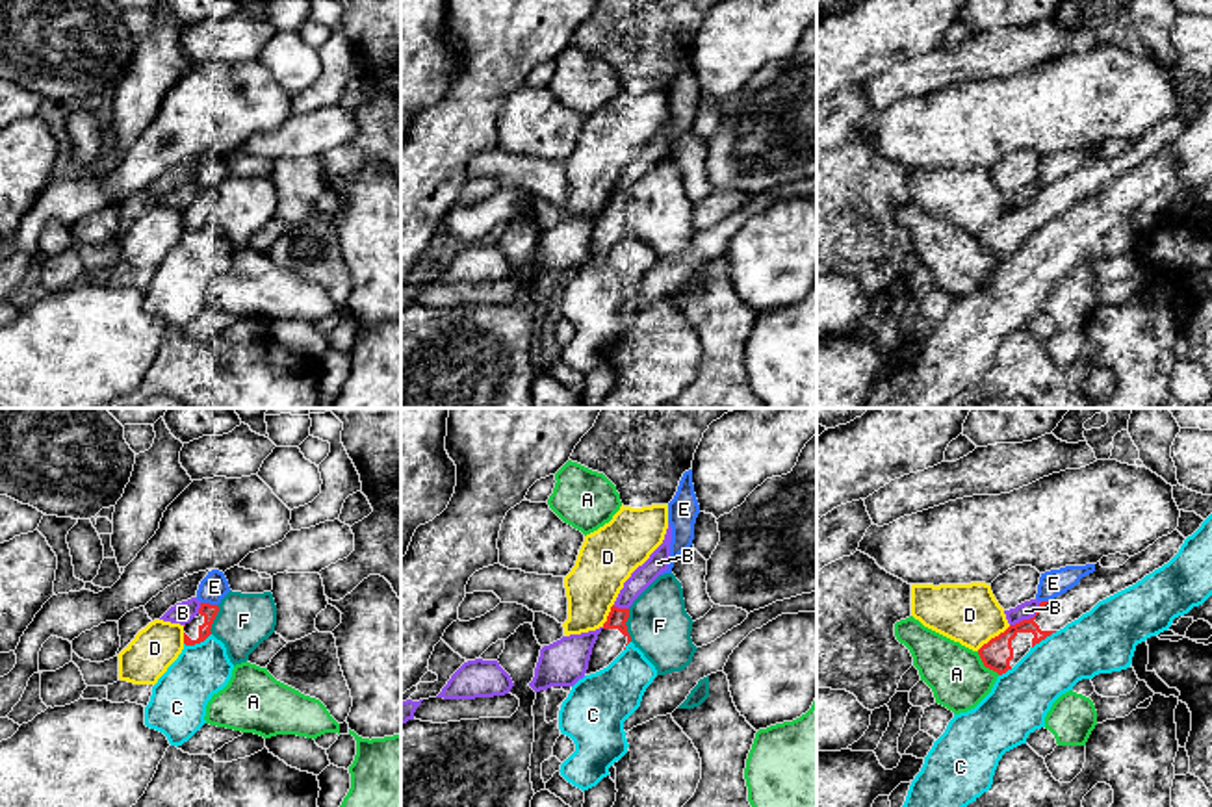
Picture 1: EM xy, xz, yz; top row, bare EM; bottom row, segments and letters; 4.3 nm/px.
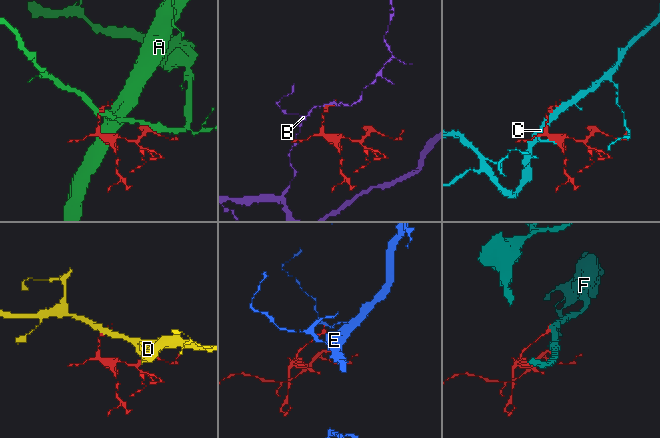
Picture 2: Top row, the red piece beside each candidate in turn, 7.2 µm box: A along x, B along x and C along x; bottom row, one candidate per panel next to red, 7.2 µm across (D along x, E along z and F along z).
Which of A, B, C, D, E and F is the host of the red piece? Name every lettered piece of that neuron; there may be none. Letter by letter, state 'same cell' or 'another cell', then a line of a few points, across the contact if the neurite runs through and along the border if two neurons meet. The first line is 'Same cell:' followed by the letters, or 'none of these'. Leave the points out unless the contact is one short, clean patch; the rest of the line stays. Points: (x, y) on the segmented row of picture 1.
Same cell: none of these
A: another cell
B: another cell
C: another cell
D: another cell
E: another cell
F: another cell

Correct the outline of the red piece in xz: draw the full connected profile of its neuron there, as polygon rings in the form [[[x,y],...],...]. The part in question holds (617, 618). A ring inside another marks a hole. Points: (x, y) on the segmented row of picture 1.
[[[611,607],[607,621],[603,623],[601,633],[592,647],[592,655],[588,660],[588,670],[585,675],[596,673],[607,668],[631,642],[627,633],[629,608]]]

